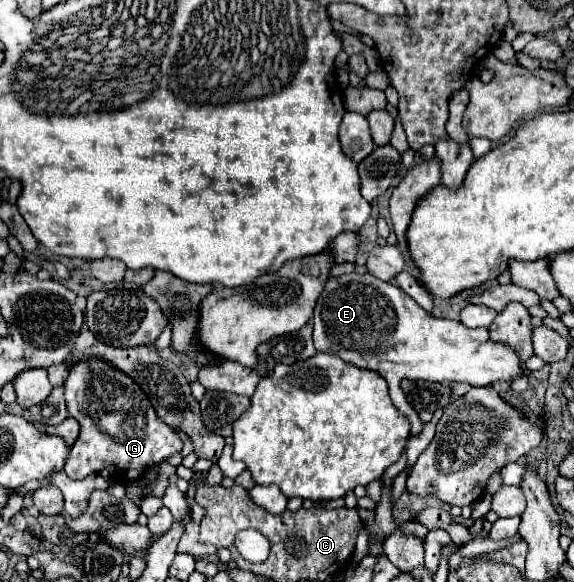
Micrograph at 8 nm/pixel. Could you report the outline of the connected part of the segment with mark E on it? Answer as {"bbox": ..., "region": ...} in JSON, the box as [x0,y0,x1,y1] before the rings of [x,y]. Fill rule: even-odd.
{"bbox":[313,273,523,437],"region":[[[369,273],[331,277],[325,283],[315,305],[313,341],[317,351],[337,355],[355,367],[381,373],[389,383],[389,395],[395,407],[409,415],[409,437],[417,437],[423,431],[423,421],[419,419],[419,413],[409,407],[407,399],[403,399],[399,387],[403,377],[489,387],[495,381],[511,383],[523,373],[523,363],[515,349],[489,339],[487,329],[469,329],[459,321],[437,319],[421,309],[405,291]]]}

